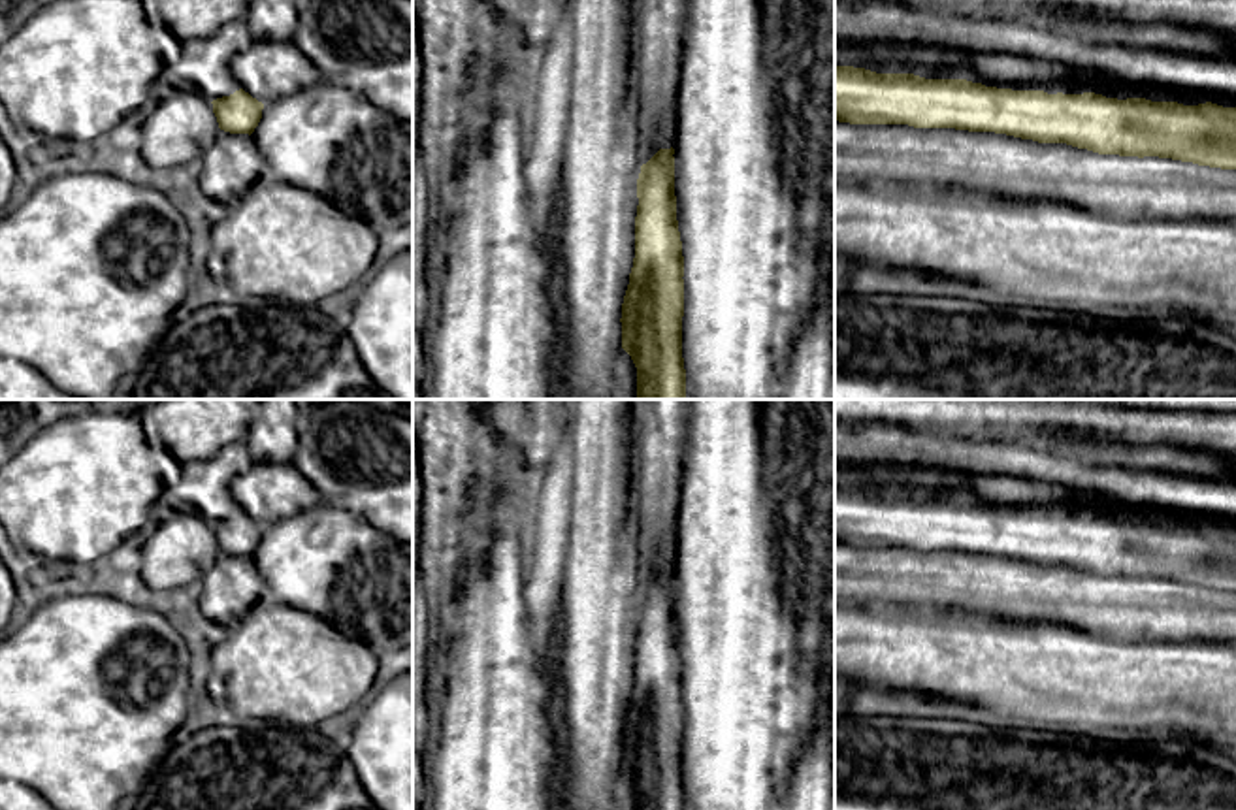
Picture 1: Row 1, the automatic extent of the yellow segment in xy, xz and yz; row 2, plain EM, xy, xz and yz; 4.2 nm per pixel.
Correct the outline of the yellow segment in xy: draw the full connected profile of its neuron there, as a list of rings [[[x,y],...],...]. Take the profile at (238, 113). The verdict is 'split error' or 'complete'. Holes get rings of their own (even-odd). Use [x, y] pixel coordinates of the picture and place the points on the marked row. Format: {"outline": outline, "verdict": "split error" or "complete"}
{"outline": [[[243,89],[211,102],[219,128],[230,134],[252,134],[262,119],[264,104]]], "verdict": "complete"}

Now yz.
{"outline": [[[835,66],[835,121],[995,132],[1098,154],[1236,170],[1236,107],[1048,94]]], "verdict": "complete"}

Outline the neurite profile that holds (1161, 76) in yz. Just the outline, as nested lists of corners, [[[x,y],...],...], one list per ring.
[[[835,2],[835,66],[854,66],[884,73],[867,64],[867,51],[870,47],[944,49],[965,55],[1010,53],[1029,58],[1057,60],[1078,70],[1110,75],[1115,81],[1112,89],[1091,90],[1106,98],[1146,98],[1151,102],[1178,102],[1183,105],[1212,102],[1223,107],[1236,107],[1236,58],[1232,57],[1200,57],[1164,49],[1136,49],[1117,43],[1087,43],[1074,32],[1027,21],[940,17],[921,9],[887,4],[870,4],[855,9]]]

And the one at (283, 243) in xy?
[[[254,183],[213,228],[232,286],[247,301],[317,307],[349,298],[373,271],[379,234],[318,194]]]

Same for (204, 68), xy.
[[[230,21],[211,38],[181,43],[181,57],[168,64],[164,77],[173,89],[209,102],[230,96],[241,89],[232,60],[252,43],[245,21]]]

